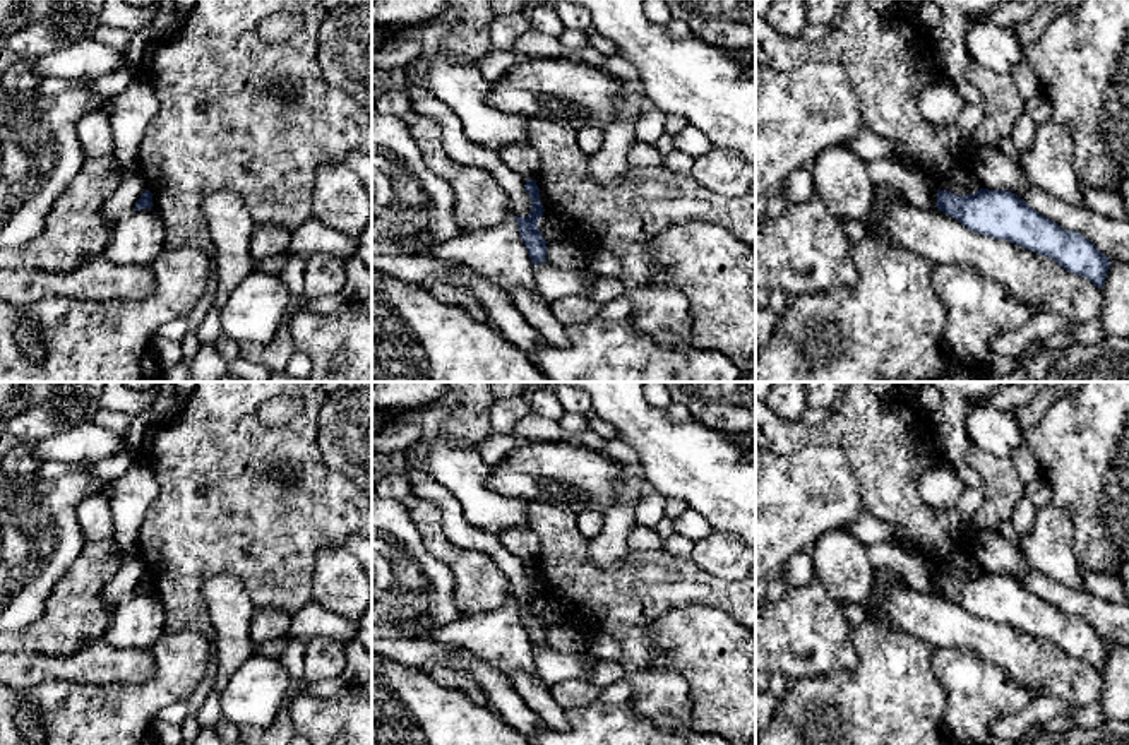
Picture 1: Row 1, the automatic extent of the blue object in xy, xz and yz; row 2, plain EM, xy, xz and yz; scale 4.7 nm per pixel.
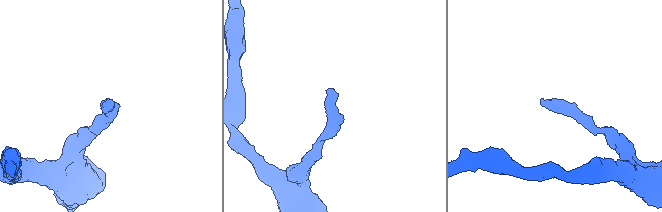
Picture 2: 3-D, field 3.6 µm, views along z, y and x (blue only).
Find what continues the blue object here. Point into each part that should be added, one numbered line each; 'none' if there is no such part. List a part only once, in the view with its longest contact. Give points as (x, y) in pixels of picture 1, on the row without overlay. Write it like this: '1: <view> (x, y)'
none

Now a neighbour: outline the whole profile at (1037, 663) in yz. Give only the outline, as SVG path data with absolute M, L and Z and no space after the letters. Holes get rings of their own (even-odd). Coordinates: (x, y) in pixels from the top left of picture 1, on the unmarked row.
M891 582L879 598L874 584L863 608L881 610L903 634L927 642L932 649L968 647L1019 680L1035 695L1052 695L1078 707L1098 704L1103 678L1091 665L1071 658L1054 642L1006 623L970 615L937 591L917 593Z

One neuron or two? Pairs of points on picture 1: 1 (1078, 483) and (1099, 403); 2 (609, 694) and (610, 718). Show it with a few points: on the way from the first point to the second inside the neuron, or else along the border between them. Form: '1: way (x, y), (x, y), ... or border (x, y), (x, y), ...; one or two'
1: way (1099, 463), (1099, 423); one
2: border (600, 699), (626, 704); two

